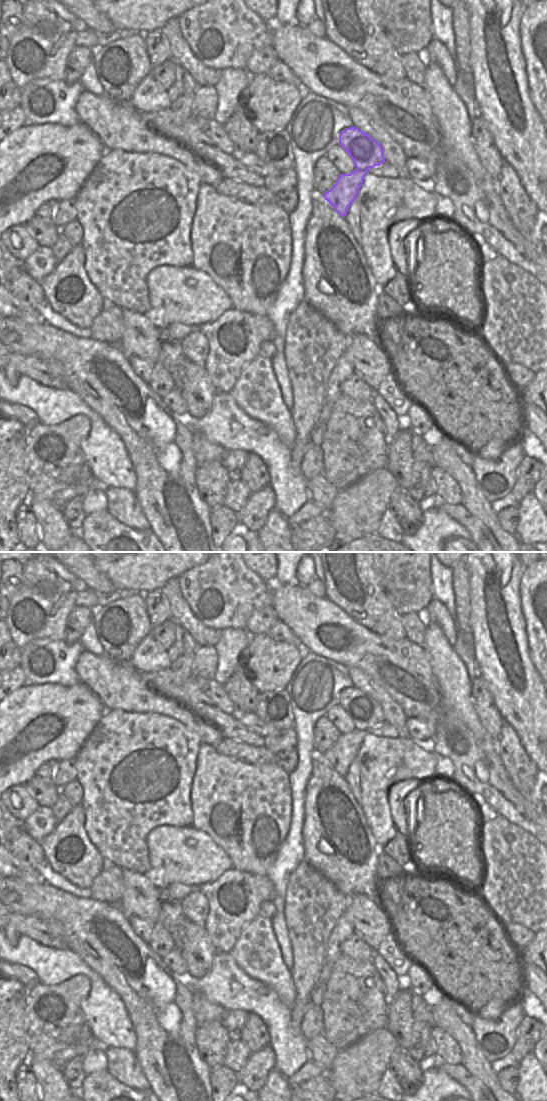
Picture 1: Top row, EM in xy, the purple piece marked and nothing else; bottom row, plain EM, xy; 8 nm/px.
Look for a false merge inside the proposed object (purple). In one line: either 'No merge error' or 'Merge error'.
Merge error

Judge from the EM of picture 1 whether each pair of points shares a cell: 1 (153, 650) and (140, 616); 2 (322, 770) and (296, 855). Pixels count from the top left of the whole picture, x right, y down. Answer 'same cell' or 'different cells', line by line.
1: different cells
2: different cells

